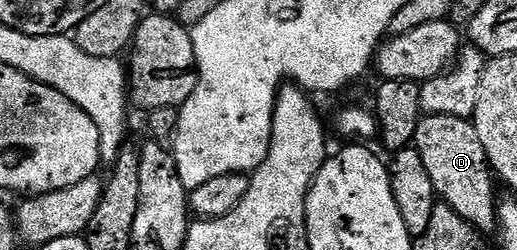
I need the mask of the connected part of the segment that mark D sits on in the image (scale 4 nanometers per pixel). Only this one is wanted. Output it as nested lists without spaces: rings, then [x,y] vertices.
[[[424,115],[417,126],[413,146],[421,154],[421,162],[425,162],[425,171],[433,182],[436,197],[457,210],[457,214],[479,232],[494,233],[497,228],[496,181],[474,123],[465,118]]]

